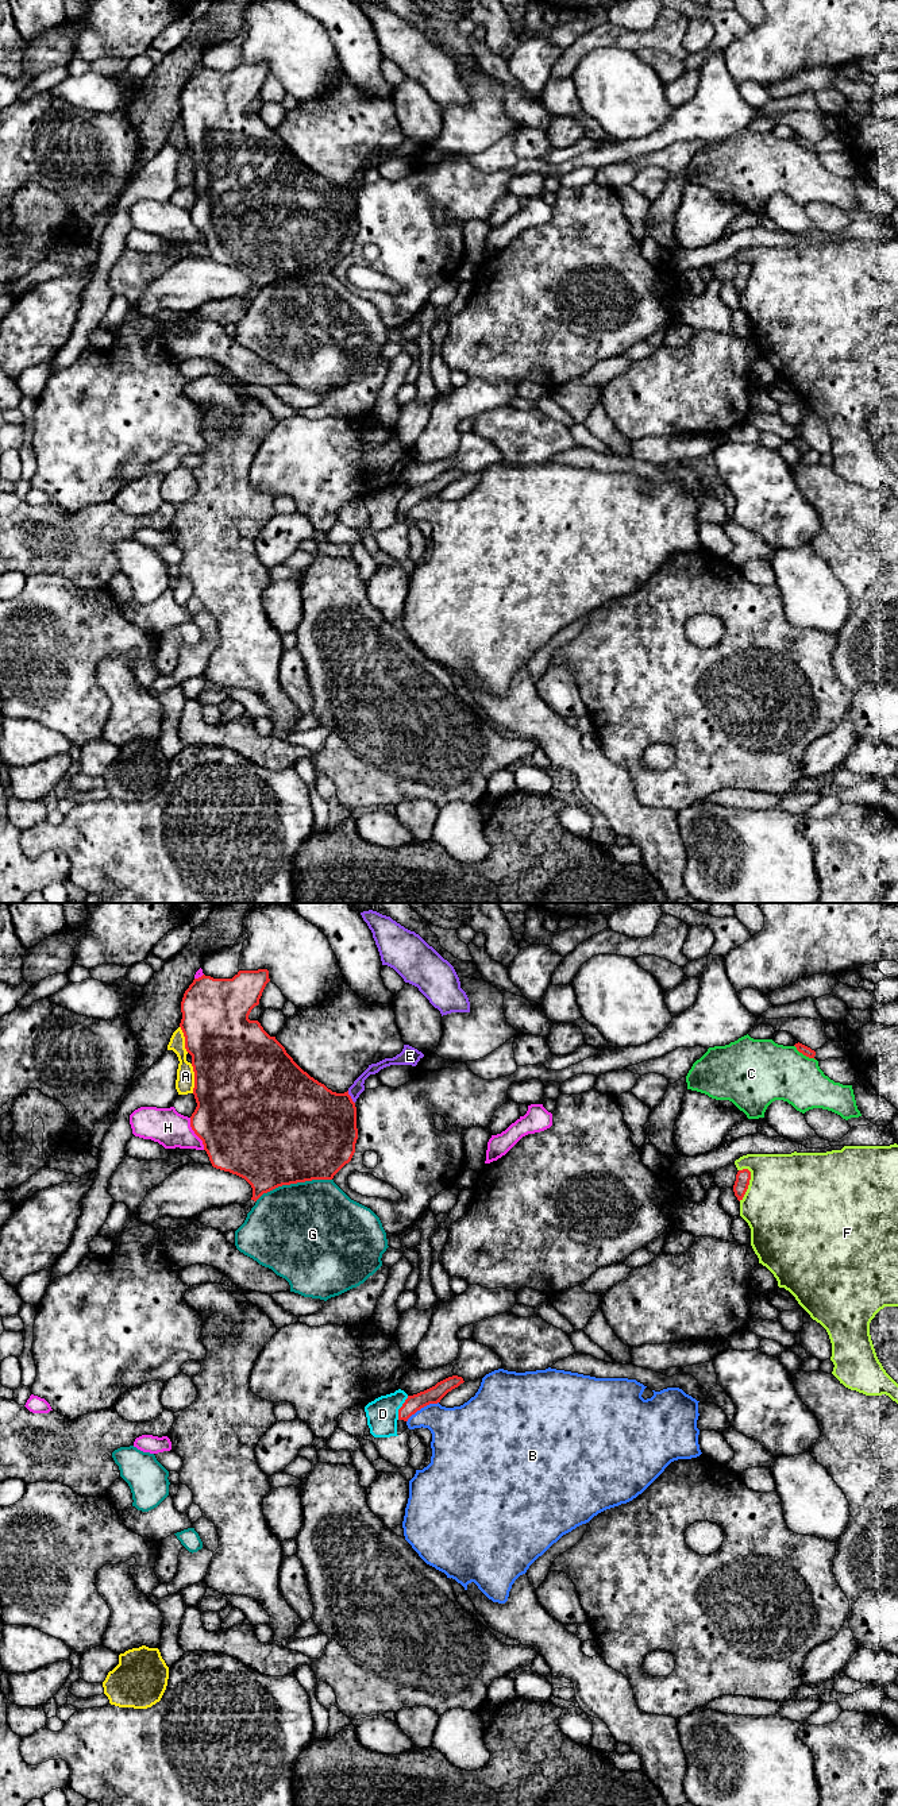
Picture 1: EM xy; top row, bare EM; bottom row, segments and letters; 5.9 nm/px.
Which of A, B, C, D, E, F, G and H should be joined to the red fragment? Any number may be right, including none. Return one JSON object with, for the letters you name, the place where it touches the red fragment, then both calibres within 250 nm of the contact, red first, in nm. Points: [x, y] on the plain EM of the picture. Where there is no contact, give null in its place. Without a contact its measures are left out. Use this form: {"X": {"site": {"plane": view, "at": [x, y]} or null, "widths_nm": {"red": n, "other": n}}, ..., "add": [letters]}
{"add": []}

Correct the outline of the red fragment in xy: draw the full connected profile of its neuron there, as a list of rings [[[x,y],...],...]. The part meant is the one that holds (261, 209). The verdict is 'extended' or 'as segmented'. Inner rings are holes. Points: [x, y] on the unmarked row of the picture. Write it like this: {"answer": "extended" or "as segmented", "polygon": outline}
{"answer": "as segmented", "polygon": [[[267,62],[239,63],[232,72],[203,67],[193,73],[181,94],[180,120],[185,142],[192,148],[193,188],[197,196],[190,220],[203,234],[212,259],[244,271],[253,281],[254,294],[282,278],[332,273],[351,254],[358,232],[356,200],[348,184],[332,185],[311,170],[275,130],[270,130],[258,113],[248,112],[269,74]]]}

